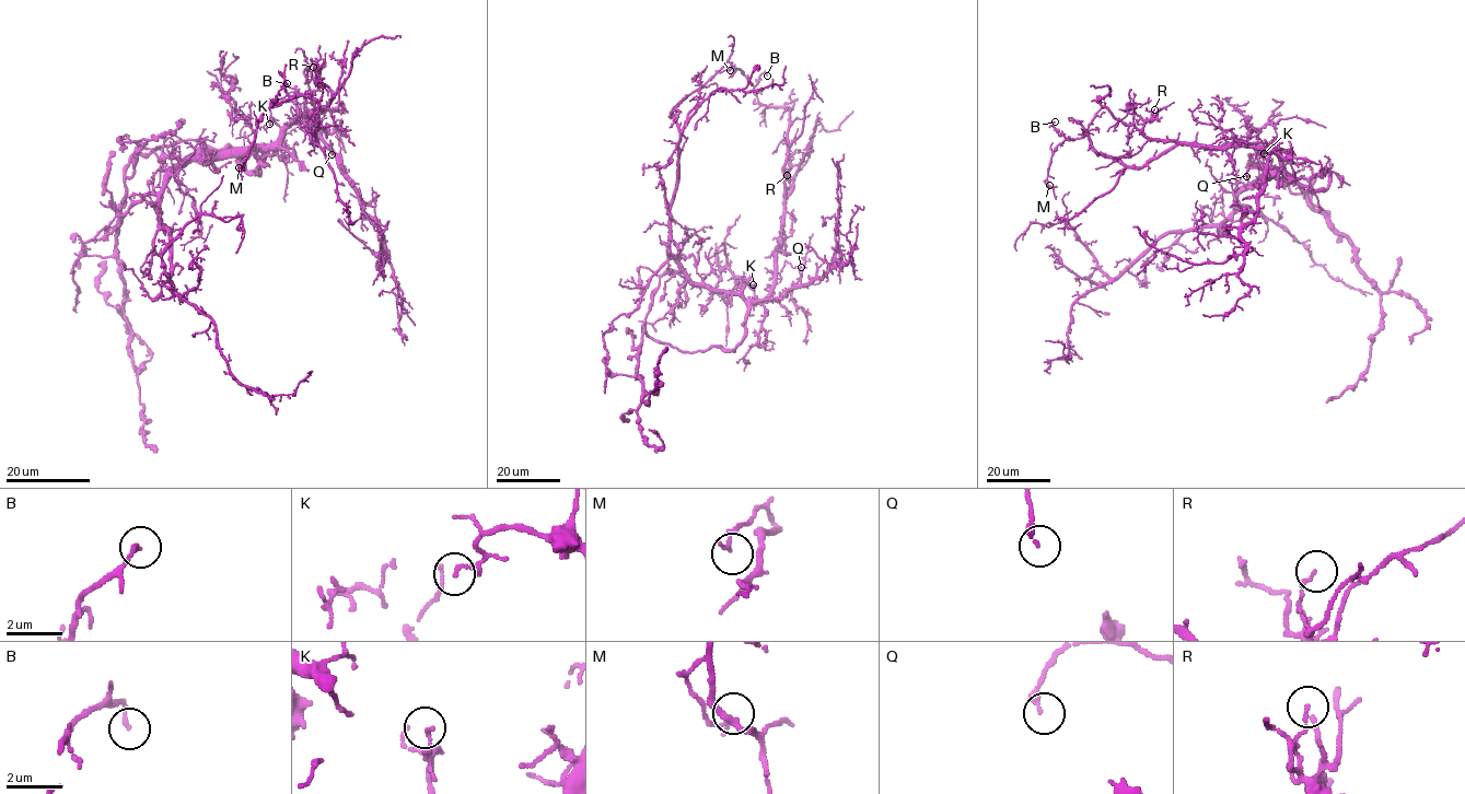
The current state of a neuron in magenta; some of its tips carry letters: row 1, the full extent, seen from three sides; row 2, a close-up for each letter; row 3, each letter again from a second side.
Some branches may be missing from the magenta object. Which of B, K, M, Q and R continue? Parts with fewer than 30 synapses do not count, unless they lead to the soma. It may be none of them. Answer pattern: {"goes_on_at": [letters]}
{"goes_on_at": []}

